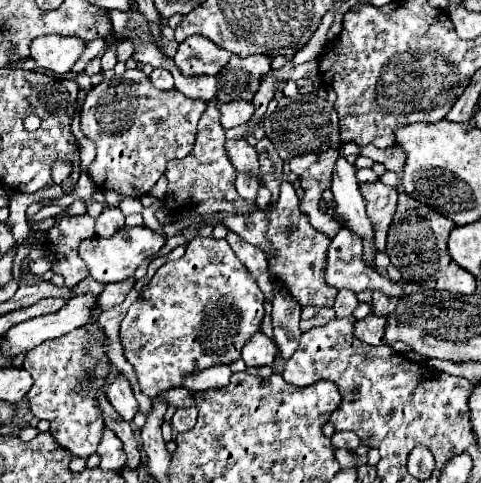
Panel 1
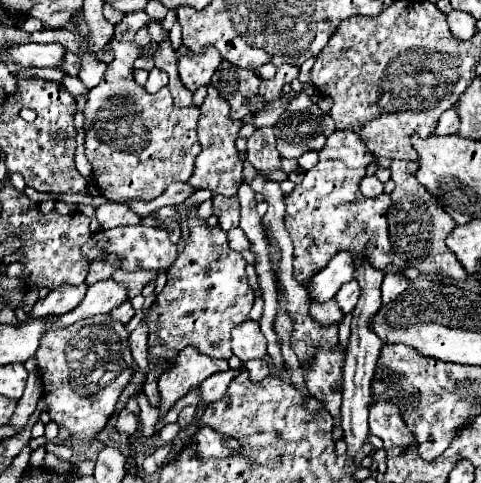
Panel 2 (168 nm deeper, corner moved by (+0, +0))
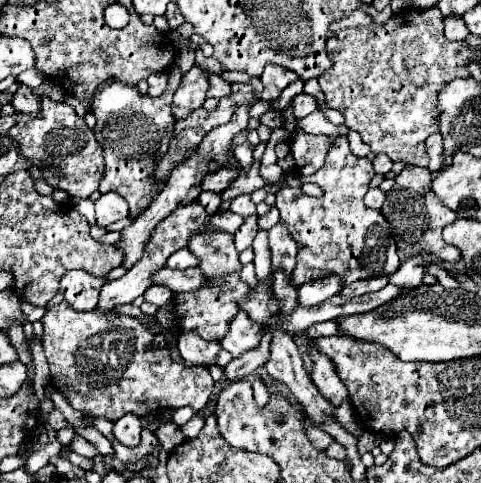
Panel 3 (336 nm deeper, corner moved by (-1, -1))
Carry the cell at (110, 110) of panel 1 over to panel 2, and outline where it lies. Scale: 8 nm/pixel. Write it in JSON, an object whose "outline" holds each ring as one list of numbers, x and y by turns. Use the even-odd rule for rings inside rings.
{"outline":[[112,42,114,60,108,64,108,70,98,86,94,86,86,96,86,108,84,108,84,132,86,132,86,158,92,164,92,178,100,192,114,200,114,202,126,202,130,198,142,198,152,200,160,196,172,182,186,182,192,174,194,158,200,152,196,126,200,118,198,106,186,106,178,108,172,100,172,94,168,88,162,88,156,94,146,92,144,86,136,84,132,80,132,58,140,56,140,50,134,42]]}

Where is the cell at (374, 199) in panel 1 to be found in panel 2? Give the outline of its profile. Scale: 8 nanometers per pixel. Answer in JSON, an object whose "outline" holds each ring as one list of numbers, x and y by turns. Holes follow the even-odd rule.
{"outline":[[336,130,326,140,318,164,308,170,304,180,284,198,284,224,294,244,294,278,298,282,304,282,310,274,322,270,340,250,348,250,354,256,360,256,360,250,364,250,364,254,372,258,372,266,378,270,384,270,392,262,394,254,388,240,386,222,386,212,392,204,390,194,380,194,378,198,358,196,364,168,372,161,374,156,356,138,356,134]]}

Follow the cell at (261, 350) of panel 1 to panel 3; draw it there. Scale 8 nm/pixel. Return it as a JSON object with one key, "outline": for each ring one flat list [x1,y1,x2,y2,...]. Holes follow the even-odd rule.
{"outline":[[239,311,229,321,229,331,221,339,221,347,229,351,233,357,237,357,257,347,257,343,261,341,261,335,263,335,263,327,257,327,257,323,253,323,253,319,245,315,245,311]]}

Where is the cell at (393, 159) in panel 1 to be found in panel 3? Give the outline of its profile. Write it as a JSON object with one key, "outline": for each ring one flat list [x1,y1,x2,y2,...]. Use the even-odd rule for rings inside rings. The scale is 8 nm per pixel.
{"outline":[[405,167,395,177,395,185,387,193,381,213,385,215,387,223,391,225,391,231,393,231,397,247,405,255,409,255,409,257,413,257,417,253,429,255,429,251,431,251,437,259,447,261,447,263,455,263,455,261,461,259,461,255,459,255,457,247,453,247,453,245,449,245,449,243,443,241,441,231,443,231,443,227,447,223,453,223,457,219,457,215,453,211,449,211,445,205,441,205,441,201,437,199,437,195,433,195,431,181,433,181,433,177,431,177,429,169,423,169,423,167]]}

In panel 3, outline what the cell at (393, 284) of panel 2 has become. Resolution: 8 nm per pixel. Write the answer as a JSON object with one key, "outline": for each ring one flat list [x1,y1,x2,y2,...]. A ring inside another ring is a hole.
{"outline":[[415,255,411,259,407,259,391,277,389,281,395,285,409,285,409,287,417,287,423,279,427,271,427,261,421,255]]}

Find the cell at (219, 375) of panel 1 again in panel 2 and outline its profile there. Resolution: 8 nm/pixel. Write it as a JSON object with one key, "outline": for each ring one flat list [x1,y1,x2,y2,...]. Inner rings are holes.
{"outline":[[184,348,176,358,176,366,172,366,172,370,158,380,158,390,160,390,158,420,164,420,174,402,186,396,204,378,226,370,230,370,226,360,214,360,204,354,198,354,192,348]]}

